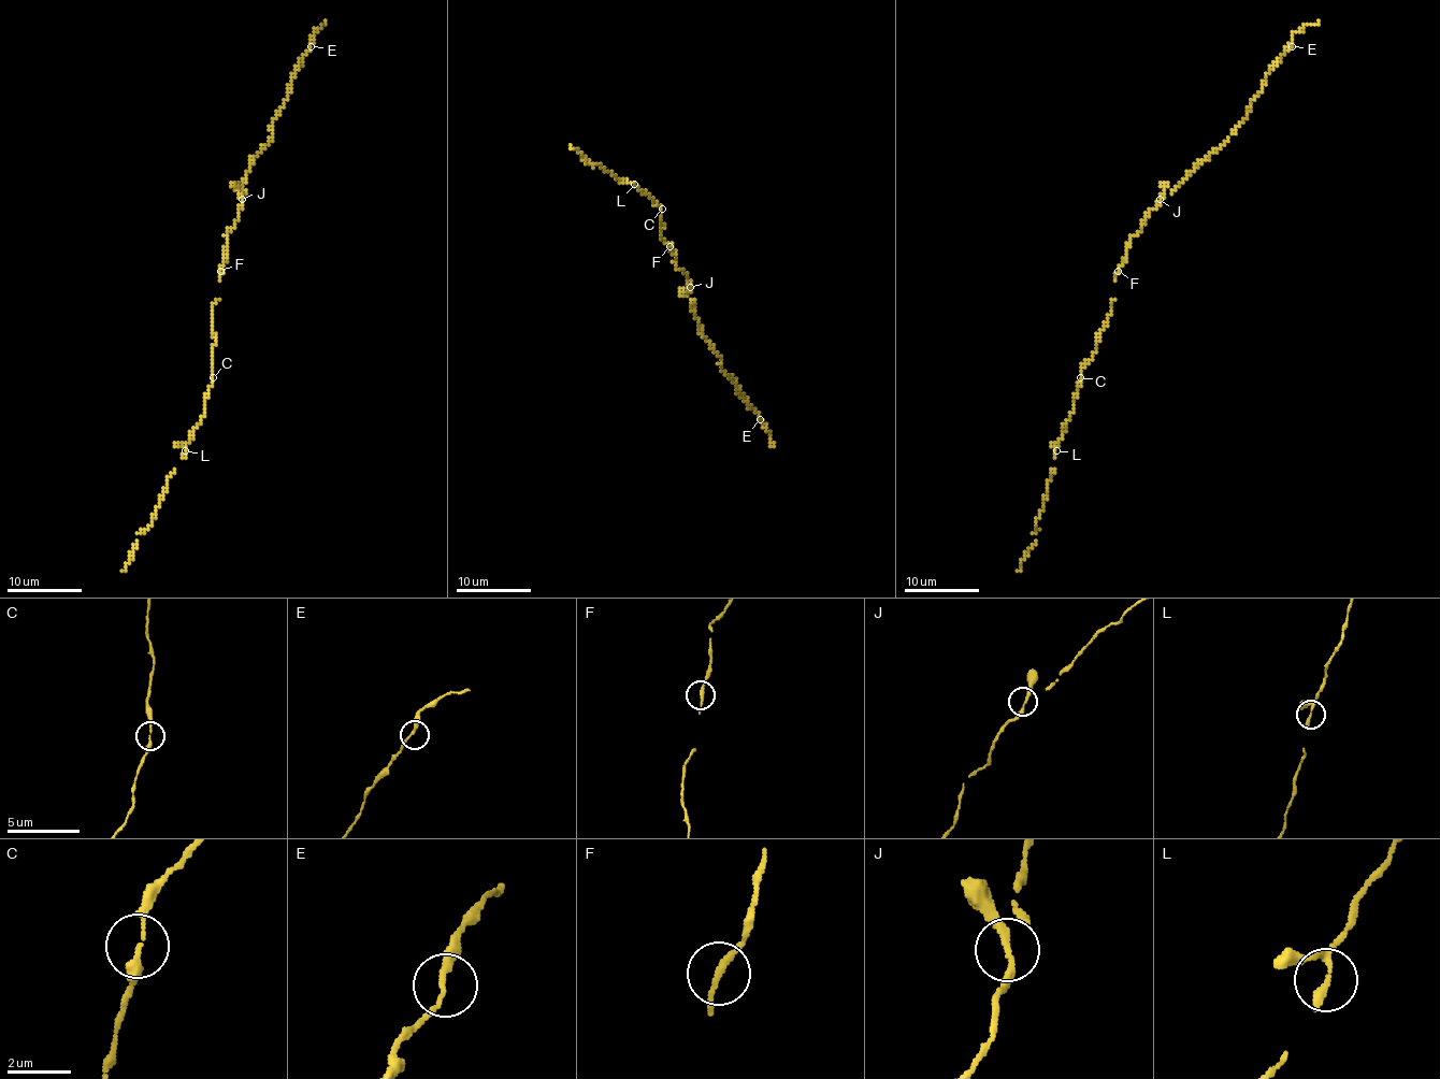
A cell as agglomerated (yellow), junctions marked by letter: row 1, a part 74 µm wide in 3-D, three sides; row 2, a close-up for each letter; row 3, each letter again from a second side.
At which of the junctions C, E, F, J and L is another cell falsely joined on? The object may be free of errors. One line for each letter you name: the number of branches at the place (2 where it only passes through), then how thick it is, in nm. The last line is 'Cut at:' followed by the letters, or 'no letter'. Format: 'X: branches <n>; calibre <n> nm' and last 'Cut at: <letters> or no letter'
Cut at: no letter

